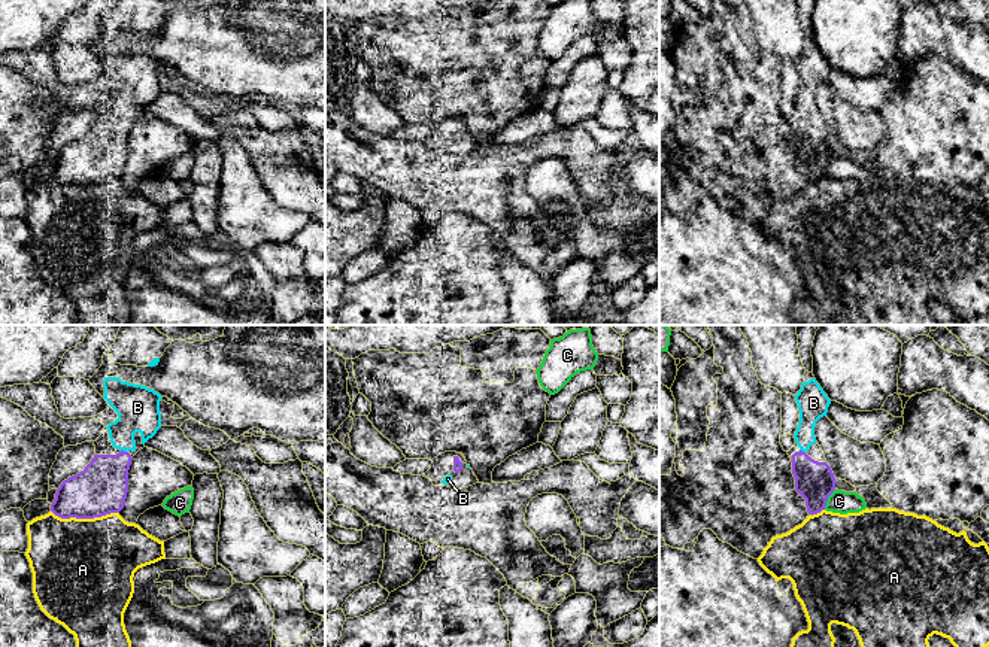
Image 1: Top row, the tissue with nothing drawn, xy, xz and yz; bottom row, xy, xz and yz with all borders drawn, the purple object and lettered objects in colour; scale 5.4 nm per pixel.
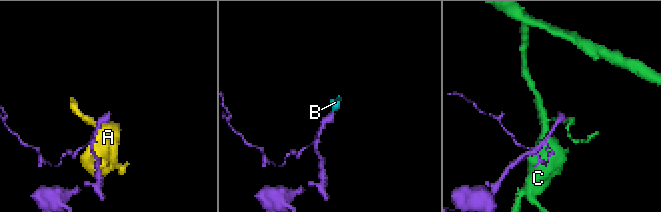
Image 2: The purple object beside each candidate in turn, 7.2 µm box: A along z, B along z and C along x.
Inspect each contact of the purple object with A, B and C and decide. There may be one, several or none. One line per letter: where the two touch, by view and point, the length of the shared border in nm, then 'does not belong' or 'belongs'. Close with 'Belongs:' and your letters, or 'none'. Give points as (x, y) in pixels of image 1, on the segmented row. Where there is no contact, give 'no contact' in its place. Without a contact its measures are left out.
A: xy (85, 518) | 360 nm | does not belong
B: xy (123, 450) | 40 nm | belongs
C: yz (827, 498) | 130 nm | does not belong
Belongs: B

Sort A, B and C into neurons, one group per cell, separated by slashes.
A / B / C

